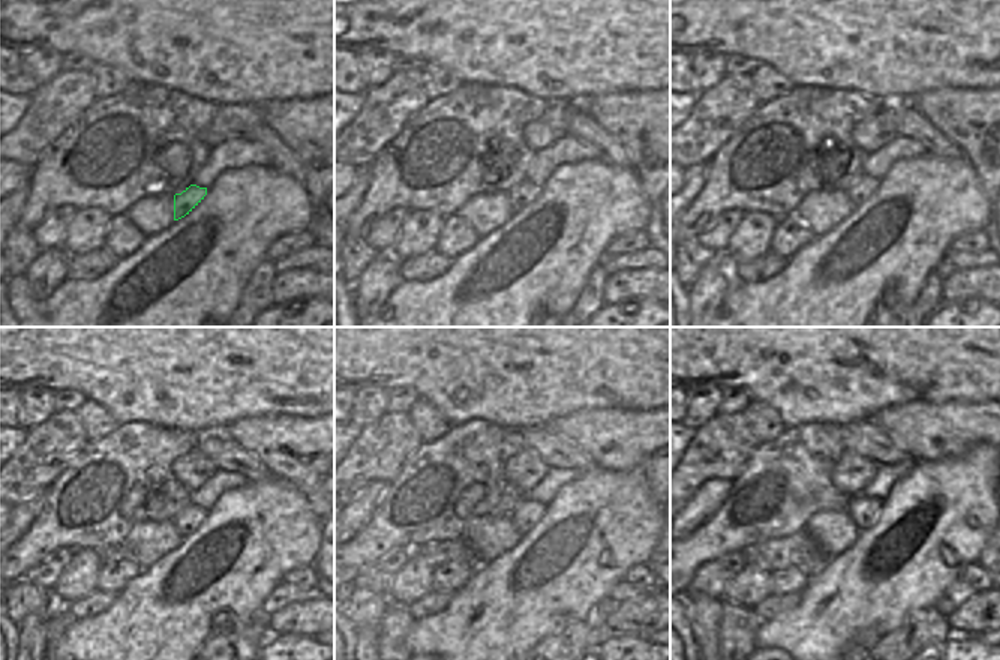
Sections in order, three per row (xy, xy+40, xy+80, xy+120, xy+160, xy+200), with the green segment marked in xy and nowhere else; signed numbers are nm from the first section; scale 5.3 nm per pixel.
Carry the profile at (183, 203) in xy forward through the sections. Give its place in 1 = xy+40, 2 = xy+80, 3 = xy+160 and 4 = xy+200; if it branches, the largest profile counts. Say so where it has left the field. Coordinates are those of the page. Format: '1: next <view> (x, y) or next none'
1: next xy+40 (525, 192)
2: next xy+80 (865, 186)
3: next xy+160 (526, 513)
4: next xy+200 (862, 510)

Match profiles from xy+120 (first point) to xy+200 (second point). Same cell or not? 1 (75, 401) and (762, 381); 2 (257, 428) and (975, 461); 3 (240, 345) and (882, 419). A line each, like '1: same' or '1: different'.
1: different
2: different
3: different

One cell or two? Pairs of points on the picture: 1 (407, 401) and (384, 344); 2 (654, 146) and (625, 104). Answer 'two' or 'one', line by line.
1: two
2: one

